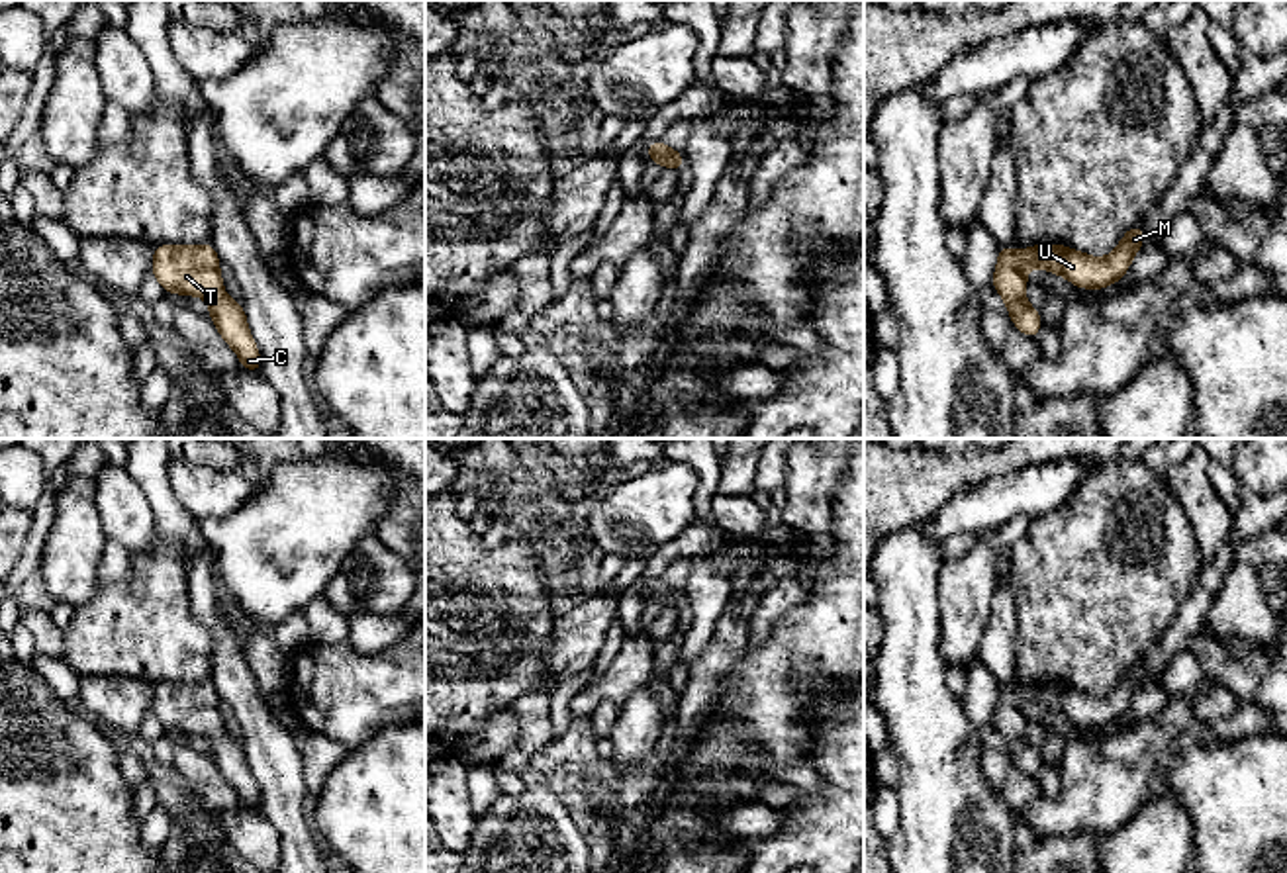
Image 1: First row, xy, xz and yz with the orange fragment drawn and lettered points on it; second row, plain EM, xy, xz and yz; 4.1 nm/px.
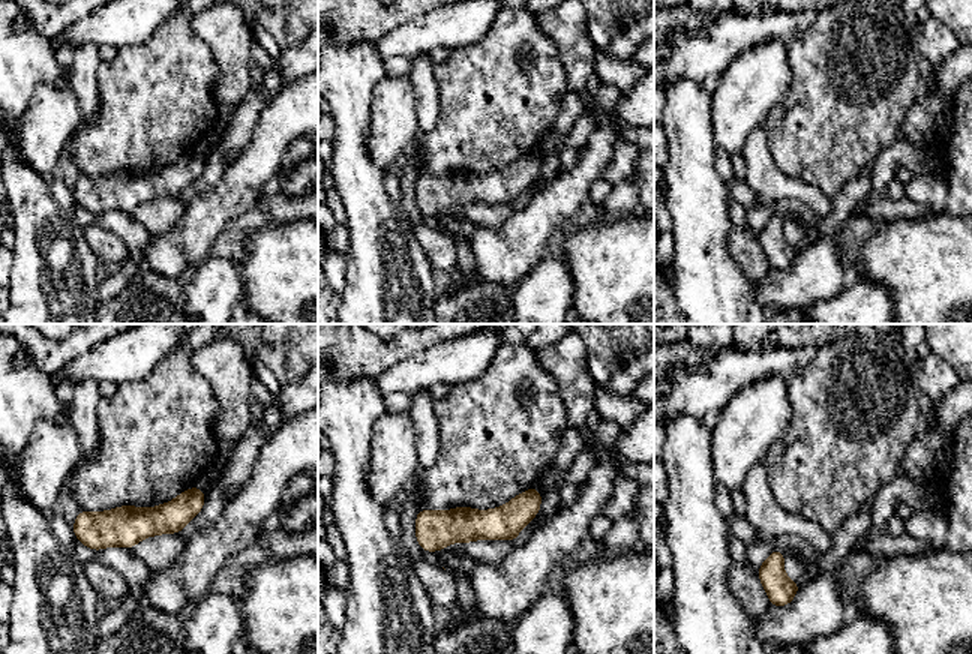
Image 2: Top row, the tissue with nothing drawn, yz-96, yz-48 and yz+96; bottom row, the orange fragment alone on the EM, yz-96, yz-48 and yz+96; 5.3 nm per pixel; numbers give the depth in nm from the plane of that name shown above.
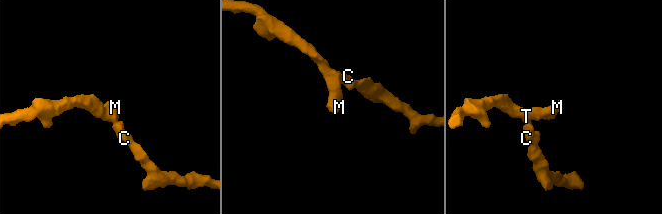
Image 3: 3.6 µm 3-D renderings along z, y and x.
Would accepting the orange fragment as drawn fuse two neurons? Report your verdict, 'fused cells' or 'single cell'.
single cell

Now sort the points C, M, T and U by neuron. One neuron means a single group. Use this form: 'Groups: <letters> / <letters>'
Groups: C M T U

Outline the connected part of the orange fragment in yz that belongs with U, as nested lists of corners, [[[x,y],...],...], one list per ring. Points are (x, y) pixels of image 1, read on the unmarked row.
[[[1144,664],[1130,666],[1117,687],[1107,697],[1093,697],[1062,683],[1032,683],[1026,689],[1013,685],[999,685],[997,707],[991,724],[1007,740],[1007,752],[1015,765],[1036,777],[1042,765],[1038,748],[1025,740],[1028,718],[1025,709],[1028,705],[1046,707],[1048,711],[1068,716],[1077,726],[1105,728],[1119,720],[1128,709],[1134,693],[1142,687]]]

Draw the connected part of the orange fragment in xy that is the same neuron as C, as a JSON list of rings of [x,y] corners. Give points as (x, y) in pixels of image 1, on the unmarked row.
[[[155,683],[151,712],[165,732],[202,734],[210,740],[208,752],[223,779],[237,791],[241,804],[261,812],[259,785],[255,783],[241,742],[223,732],[219,695],[208,683]]]

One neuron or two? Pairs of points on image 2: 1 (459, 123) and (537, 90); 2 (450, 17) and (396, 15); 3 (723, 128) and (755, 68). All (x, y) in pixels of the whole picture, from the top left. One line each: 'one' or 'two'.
1: one
2: two
3: one

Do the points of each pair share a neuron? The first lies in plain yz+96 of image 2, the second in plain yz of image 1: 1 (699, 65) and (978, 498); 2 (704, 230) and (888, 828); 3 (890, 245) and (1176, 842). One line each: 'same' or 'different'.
1: same
2: different
3: different

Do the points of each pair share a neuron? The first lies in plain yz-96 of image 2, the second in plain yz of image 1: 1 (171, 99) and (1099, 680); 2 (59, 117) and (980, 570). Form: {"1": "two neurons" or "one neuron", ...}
{"1": "one neuron", "2": "one neuron"}

